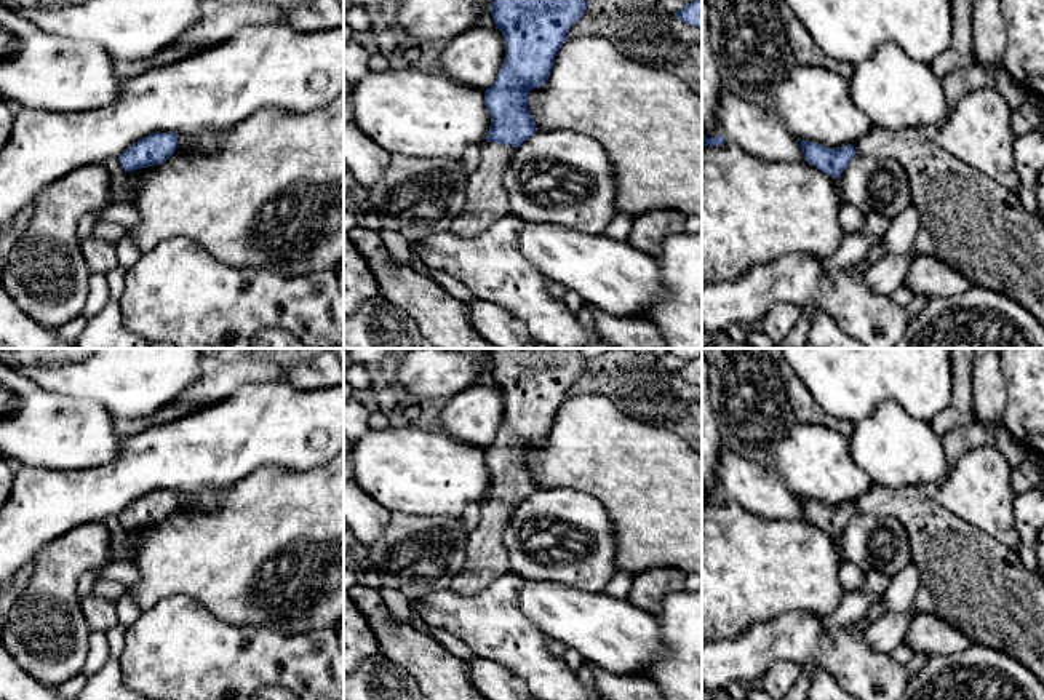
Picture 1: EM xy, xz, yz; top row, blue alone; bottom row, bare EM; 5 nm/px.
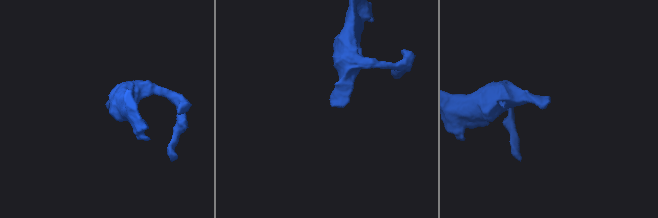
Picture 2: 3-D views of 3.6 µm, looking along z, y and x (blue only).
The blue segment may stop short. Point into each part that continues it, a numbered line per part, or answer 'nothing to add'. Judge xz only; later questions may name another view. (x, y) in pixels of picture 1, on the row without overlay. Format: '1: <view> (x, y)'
1: xz (486, 558)

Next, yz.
1: yz (966, 577)

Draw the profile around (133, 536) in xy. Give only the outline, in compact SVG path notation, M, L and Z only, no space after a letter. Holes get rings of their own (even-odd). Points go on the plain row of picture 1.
M153 524L141 526L136 529L126 529L125 531L125 548L126 548L126 556L131 558L137 547L141 545L141 539L145 531L149 531Z

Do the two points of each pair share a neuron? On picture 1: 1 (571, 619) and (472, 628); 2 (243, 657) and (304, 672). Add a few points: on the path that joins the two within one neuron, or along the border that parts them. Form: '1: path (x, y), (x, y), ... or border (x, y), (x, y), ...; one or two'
1: border (518, 587), (518, 608), (547, 635); two
2: path (258, 657), (290, 659); one

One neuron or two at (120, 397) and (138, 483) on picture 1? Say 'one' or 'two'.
two

